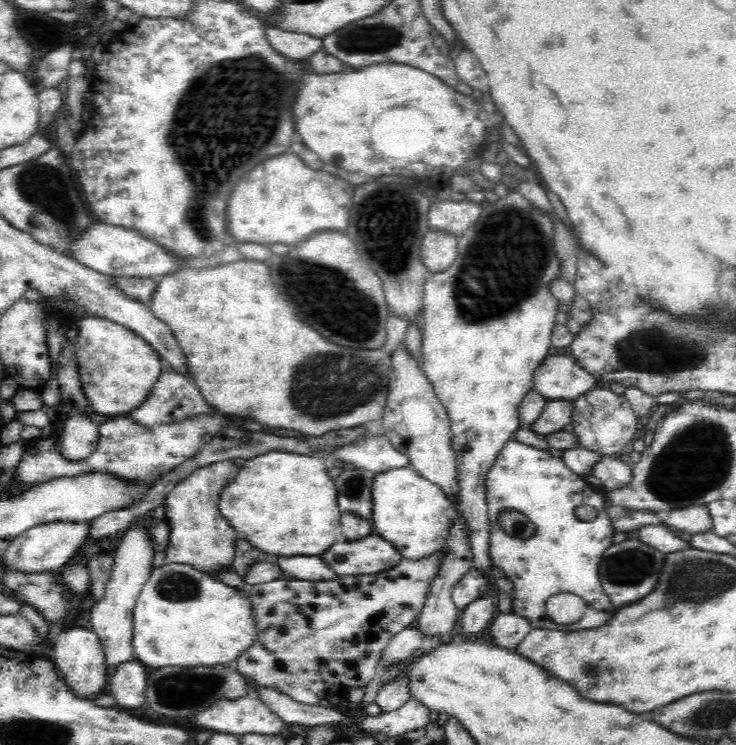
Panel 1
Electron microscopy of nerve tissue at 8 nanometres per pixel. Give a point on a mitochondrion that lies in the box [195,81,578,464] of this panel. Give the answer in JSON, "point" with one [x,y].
{"point":[505,260]}

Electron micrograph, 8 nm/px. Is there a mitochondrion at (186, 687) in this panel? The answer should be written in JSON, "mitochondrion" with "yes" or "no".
{"mitochondrion":"yes"}

